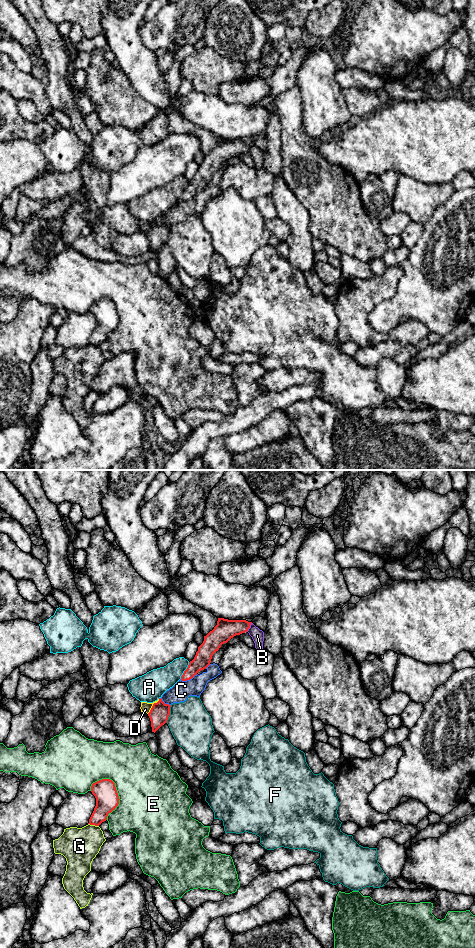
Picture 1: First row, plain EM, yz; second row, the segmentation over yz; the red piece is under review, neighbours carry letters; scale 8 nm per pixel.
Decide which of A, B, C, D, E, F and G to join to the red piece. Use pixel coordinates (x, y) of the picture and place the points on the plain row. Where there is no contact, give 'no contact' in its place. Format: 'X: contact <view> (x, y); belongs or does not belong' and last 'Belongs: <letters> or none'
A: contact yz (185, 190); does not belong
B: contact yz (249, 147); does not belong
C: contact yz (188, 199); does not belong
D: contact yz (152, 226); does not belong
E: contact yz (117, 315); does not belong
F: contact yz (169, 234); does not belong
G: contact yz (93, 344); does not belong
Belongs: none

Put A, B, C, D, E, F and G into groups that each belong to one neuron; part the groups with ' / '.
A / B / C D / E / F / G

